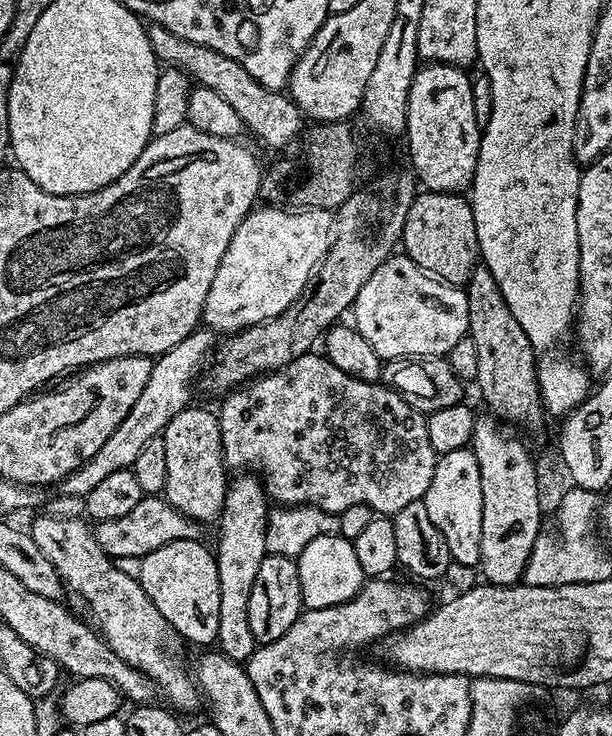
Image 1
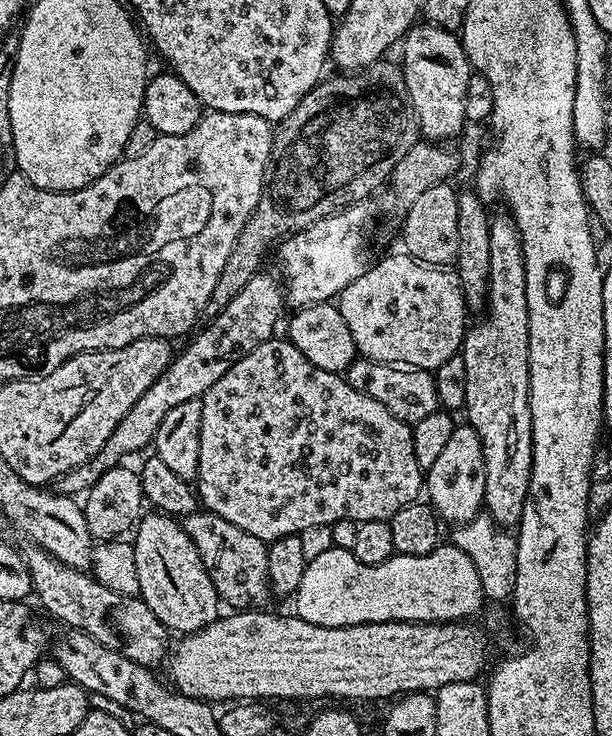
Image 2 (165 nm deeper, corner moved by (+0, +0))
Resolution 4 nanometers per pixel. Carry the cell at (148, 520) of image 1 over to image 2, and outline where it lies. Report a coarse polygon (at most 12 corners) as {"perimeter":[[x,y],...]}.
{"perimeter":[[218,514],[182,527],[232,610],[269,607],[268,544]]}

